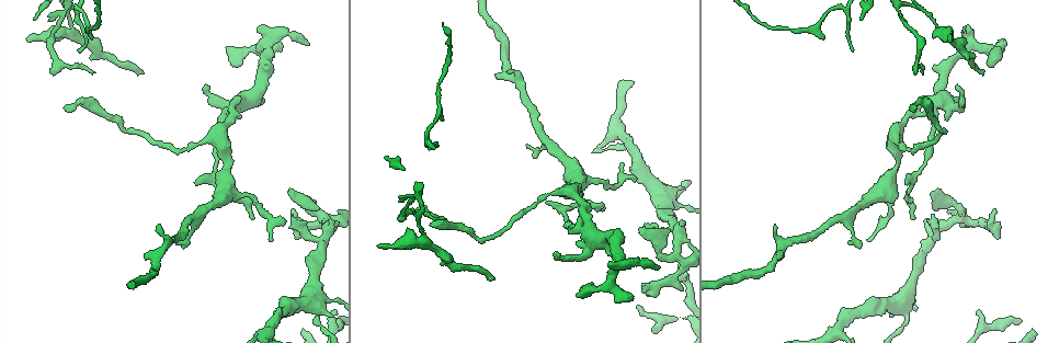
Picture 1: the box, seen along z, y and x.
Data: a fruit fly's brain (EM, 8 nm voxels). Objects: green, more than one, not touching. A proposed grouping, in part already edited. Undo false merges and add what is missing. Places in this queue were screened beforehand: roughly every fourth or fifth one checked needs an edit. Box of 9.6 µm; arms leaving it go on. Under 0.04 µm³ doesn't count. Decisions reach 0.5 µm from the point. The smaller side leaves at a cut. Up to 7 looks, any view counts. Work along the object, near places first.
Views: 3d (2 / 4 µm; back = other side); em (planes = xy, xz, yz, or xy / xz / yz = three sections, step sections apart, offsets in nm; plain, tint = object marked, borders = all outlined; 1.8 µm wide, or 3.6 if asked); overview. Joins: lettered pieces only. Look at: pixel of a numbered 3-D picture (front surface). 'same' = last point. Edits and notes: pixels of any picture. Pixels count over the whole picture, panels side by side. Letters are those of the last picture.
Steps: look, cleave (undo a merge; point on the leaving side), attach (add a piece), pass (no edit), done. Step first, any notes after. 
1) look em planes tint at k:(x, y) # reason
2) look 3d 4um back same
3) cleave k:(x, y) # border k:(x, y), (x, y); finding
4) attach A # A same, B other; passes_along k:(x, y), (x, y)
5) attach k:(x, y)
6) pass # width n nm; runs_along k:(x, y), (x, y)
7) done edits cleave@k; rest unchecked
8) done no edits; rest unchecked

look em xz step 16 borders at 1:(962, 219) # looks like a crossing

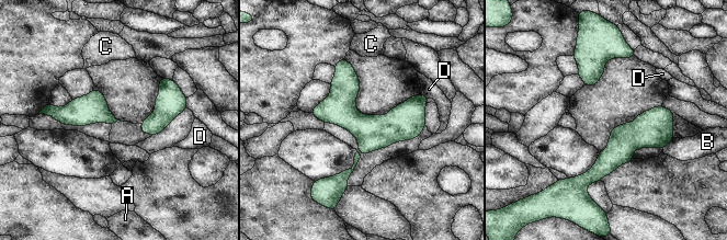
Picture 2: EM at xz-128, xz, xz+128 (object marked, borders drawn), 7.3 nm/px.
pass # A other, B other, C other, D other; border 2:(420, 93), (429, 98); all the same neuron

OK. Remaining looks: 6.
look 3d 2um at 1:(945, 119) # branch stops here

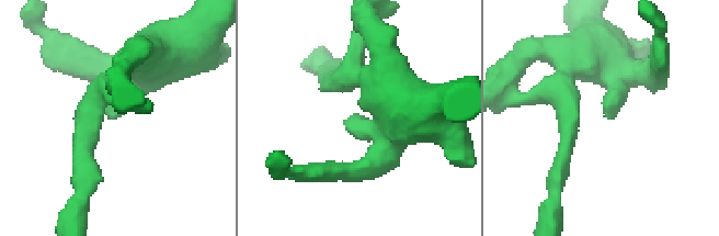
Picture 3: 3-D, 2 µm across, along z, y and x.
look em 3.6um planes borders at 3:(363, 123) # need the tissue

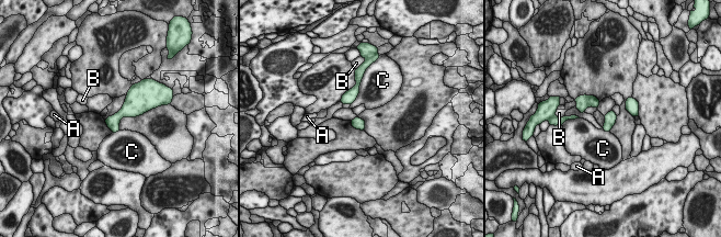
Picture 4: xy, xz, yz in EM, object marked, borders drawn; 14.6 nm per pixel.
pass # longest_contact C 340 nm; A other, B other, C other; border 4:(361, 85), (359, 92), (351, 104); none of them fits

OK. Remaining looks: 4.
look em yz step 4 borders at 1:(142, 72) # thin end

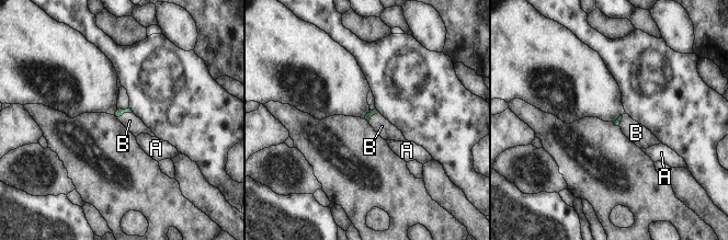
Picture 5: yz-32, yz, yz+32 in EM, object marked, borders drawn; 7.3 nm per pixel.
look em planes borders same # cut it another way

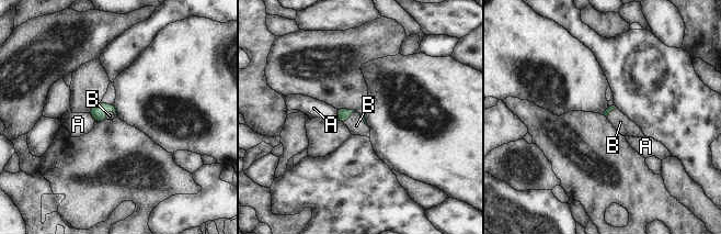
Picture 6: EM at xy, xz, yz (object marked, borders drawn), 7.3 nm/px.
attach B # A other, B same; it goes on there

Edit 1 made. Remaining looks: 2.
done edits attach@6; rest unchecked

